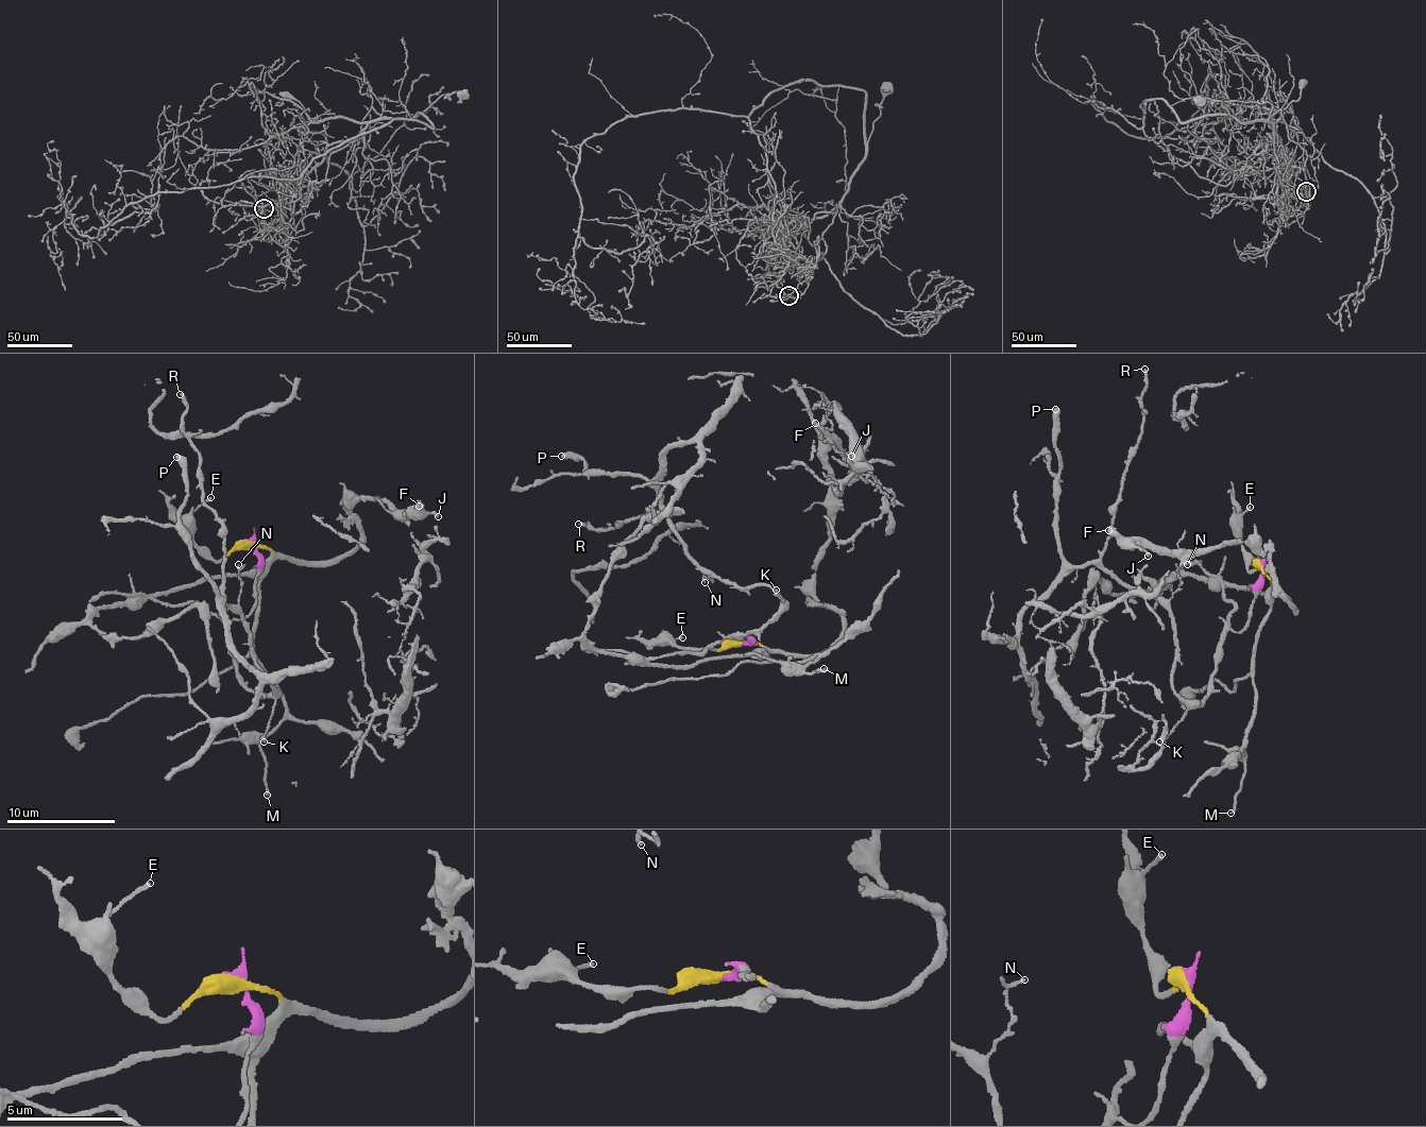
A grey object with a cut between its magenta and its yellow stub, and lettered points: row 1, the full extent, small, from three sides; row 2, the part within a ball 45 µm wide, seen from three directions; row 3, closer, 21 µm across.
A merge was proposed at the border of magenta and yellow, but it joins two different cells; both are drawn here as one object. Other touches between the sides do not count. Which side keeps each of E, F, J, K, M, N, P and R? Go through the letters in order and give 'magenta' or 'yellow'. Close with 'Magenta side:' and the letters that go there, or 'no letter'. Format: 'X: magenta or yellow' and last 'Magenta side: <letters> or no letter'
E: yellow
F: yellow
J: yellow
K: magenta
M: yellow
N: magenta
P: magenta
R: magenta
Magenta side: K, N, P, R

